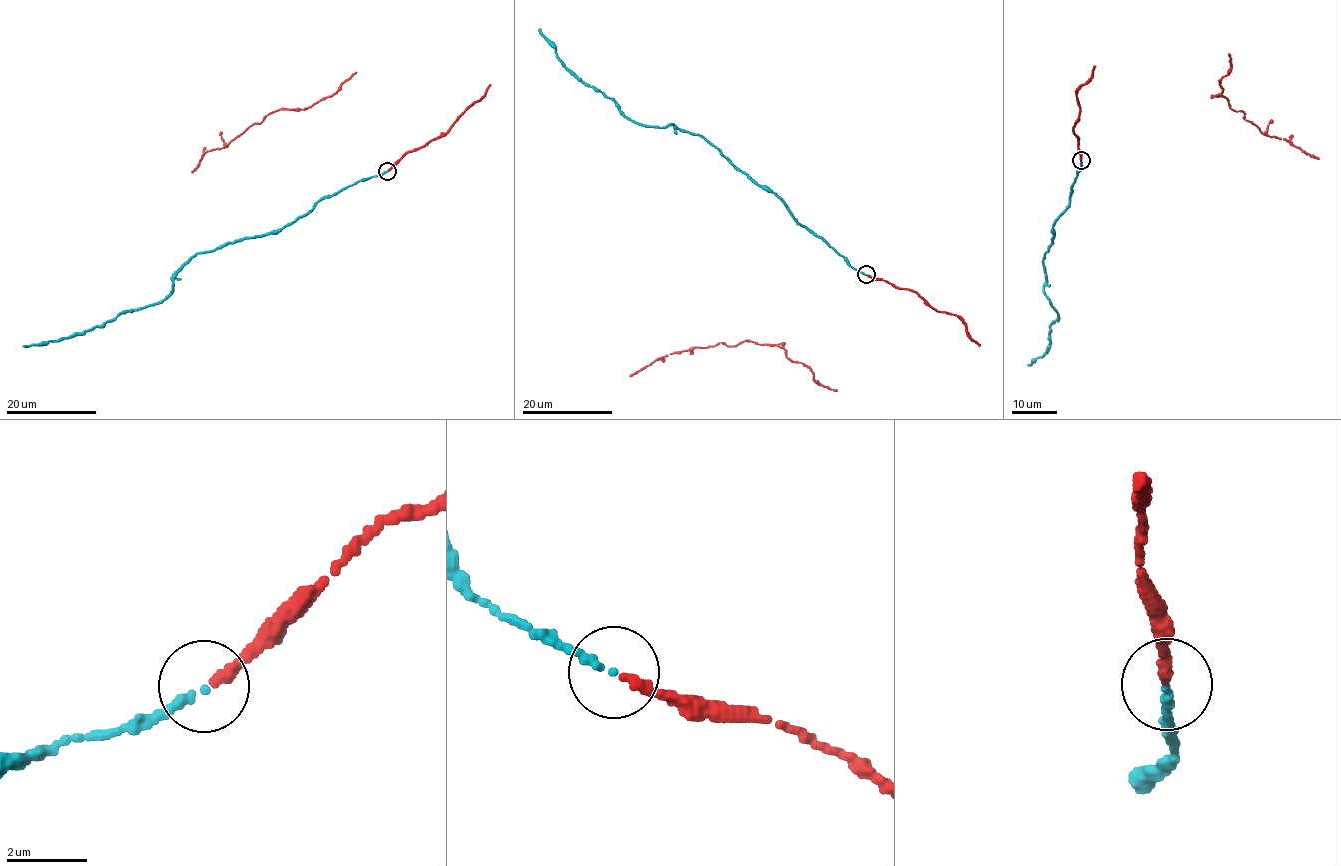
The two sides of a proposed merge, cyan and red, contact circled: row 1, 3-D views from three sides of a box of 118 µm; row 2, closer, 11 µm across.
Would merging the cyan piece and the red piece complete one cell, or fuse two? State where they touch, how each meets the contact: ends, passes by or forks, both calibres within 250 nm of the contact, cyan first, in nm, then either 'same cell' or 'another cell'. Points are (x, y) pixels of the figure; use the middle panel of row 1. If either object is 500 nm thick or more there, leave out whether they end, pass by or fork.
(866, 274) | cyan ends | red ends | 240/280 nm | same cell

